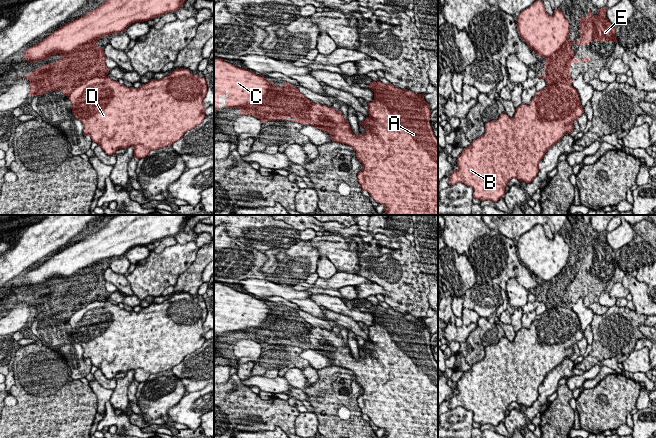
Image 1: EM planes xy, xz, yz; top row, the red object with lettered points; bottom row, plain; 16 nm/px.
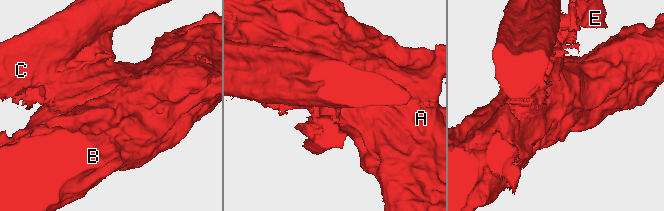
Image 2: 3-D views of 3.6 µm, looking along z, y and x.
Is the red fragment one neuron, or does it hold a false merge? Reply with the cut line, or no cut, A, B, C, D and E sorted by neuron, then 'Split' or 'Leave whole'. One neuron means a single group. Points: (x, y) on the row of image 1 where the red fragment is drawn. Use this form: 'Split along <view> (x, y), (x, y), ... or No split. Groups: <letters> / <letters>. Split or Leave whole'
Split along xy (106, 75), (96, 75), (79, 88), (72, 88), (66, 94). Groups: A B D / C E. Split

